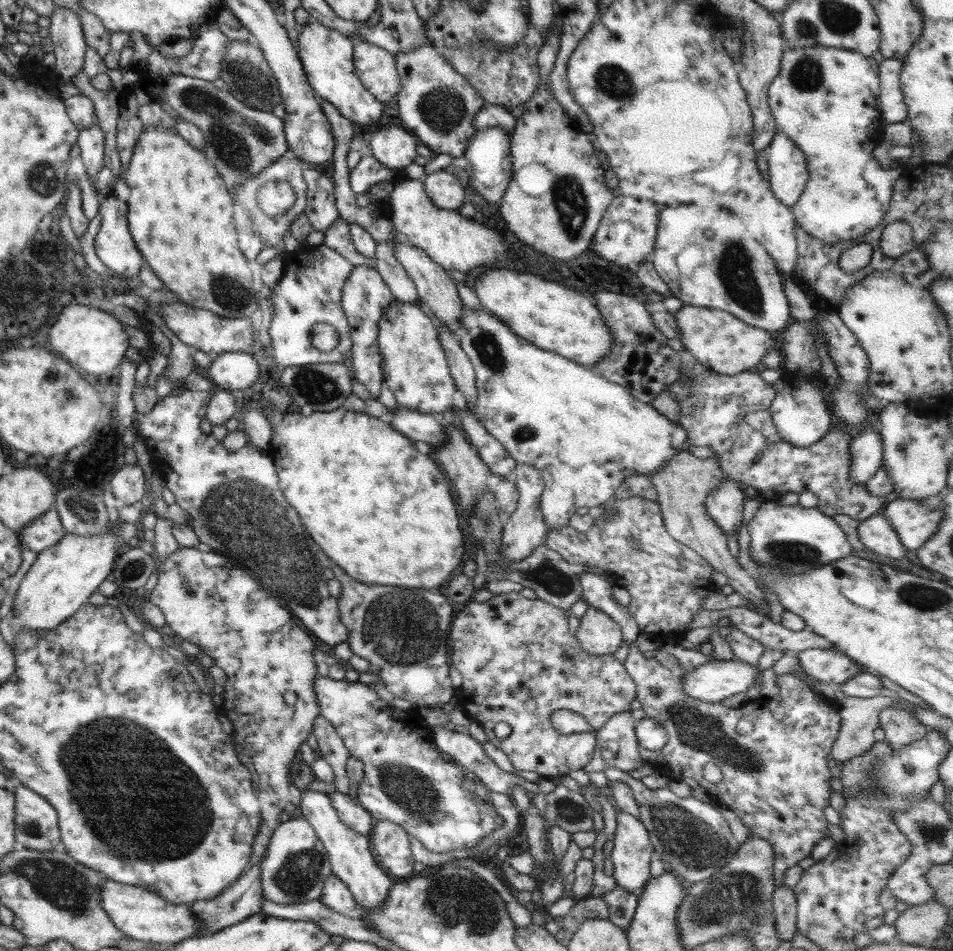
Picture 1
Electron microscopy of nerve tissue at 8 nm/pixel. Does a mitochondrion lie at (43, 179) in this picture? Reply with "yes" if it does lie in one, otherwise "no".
yes

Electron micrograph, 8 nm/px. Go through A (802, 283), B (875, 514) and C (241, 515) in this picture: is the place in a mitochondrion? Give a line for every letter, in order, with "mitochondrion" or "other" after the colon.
A: other
B: other
C: mitochondrion

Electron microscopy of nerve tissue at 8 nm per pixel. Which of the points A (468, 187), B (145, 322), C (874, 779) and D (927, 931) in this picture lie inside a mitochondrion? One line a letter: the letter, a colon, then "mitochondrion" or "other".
A: other
B: other
C: mitochondrion
D: other

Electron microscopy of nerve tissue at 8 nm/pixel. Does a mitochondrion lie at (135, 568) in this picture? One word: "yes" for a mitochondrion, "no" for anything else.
yes

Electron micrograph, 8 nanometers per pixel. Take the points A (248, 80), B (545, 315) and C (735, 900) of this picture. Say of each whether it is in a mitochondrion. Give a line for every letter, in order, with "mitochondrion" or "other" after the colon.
A: mitochondrion
B: other
C: mitochondrion

